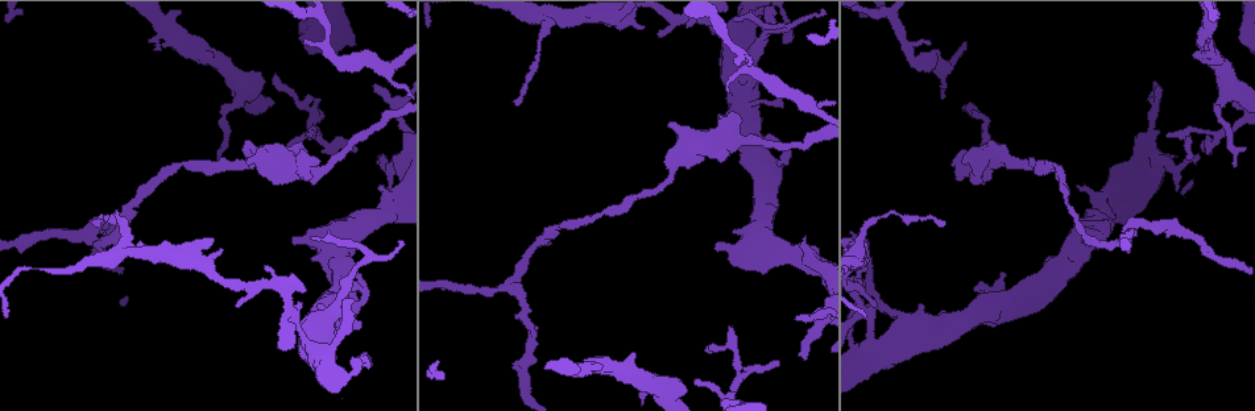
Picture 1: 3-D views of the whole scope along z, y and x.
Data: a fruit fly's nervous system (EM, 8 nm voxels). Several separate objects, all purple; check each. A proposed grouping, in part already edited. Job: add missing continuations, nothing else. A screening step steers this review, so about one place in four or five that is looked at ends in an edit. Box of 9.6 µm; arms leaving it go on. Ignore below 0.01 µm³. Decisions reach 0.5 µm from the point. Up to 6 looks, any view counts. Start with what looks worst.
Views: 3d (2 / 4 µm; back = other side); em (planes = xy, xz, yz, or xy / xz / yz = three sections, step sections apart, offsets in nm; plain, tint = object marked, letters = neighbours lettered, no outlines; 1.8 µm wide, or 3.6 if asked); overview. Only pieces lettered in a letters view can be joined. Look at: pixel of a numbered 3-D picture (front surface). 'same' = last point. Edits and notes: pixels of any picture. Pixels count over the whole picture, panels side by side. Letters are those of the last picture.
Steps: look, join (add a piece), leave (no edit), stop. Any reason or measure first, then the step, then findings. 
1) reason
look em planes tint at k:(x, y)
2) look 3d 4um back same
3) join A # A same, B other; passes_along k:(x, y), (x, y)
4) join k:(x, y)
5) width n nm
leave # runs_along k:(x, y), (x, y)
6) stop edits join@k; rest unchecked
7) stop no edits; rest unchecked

thick turns thin
look em planes letters at 1:(685, 153)

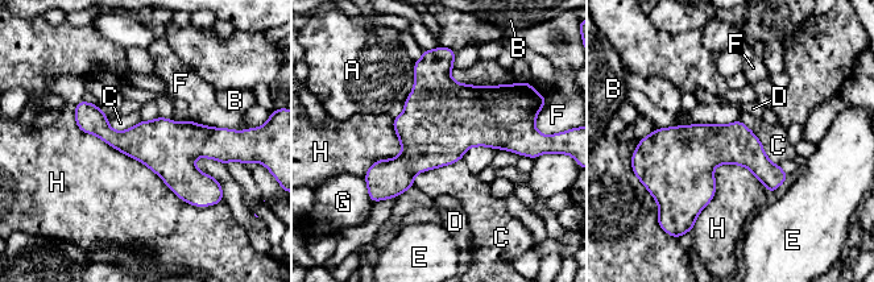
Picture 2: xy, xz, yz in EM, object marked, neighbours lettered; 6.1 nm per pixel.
leave # A other, B other, C other, D other, E other, F other, G other, H other; runs_along 2:(78, 108), (116, 140), (223, 135); no lettered piece goes on from it

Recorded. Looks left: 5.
three-way junction
look 3d 4um at 1:(860, 250)

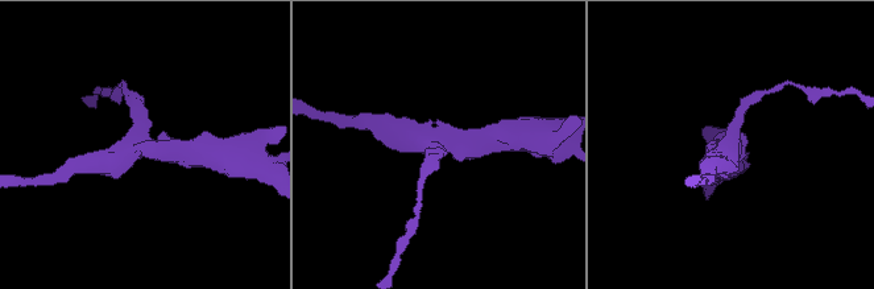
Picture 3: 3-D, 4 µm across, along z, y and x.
arms 3; need the tissue
look em planes letters at 3:(441, 144)

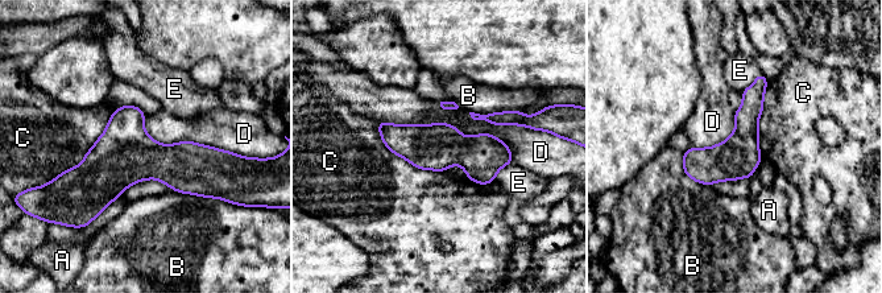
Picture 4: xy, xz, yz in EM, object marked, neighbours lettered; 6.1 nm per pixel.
leave # A other, B other, C other, D other, E other; runs_along 4:(222, 161), (70, 174); none of them fits

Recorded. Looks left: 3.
abrupt turn
look 3d 2um back at 1:(785, 19)

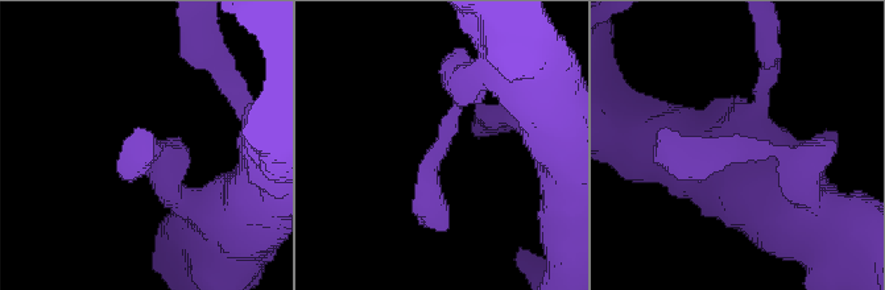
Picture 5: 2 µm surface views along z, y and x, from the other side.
look em planes letters at 5:(141, 150)

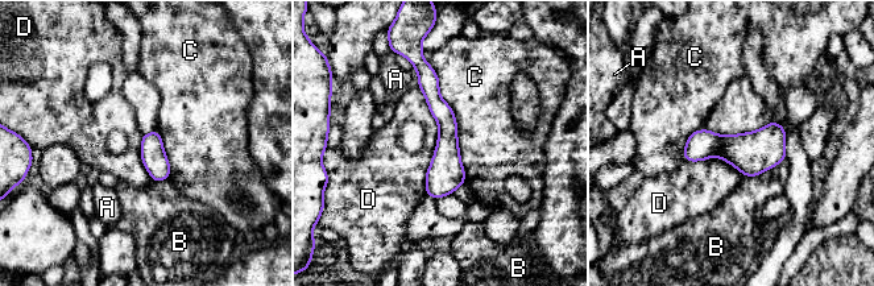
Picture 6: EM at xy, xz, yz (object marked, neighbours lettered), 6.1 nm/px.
leave # A other, B other, C other, D other; no lettered piece goes on from it

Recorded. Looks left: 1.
stop no edits; rest unchecked

